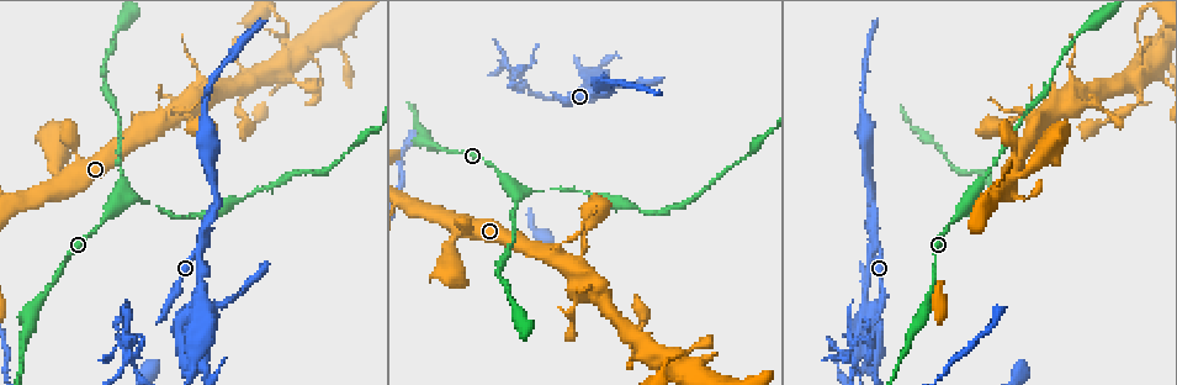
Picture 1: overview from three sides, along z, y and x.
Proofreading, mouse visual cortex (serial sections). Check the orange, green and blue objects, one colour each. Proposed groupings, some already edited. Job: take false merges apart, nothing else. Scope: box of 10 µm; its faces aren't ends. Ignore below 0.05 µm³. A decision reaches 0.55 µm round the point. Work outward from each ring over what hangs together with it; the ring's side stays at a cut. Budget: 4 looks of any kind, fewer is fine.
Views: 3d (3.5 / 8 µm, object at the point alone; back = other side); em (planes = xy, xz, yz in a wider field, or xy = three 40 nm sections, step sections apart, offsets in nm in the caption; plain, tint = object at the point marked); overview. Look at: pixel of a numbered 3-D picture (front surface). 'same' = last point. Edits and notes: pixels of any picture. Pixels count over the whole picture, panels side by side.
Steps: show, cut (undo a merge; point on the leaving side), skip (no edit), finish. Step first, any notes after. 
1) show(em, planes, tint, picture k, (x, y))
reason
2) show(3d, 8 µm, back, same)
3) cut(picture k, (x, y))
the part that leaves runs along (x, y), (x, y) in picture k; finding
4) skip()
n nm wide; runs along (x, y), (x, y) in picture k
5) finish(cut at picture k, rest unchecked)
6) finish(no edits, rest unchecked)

show(3d, 3.5 µm, picture 1, (550, 189))
sudden change in width

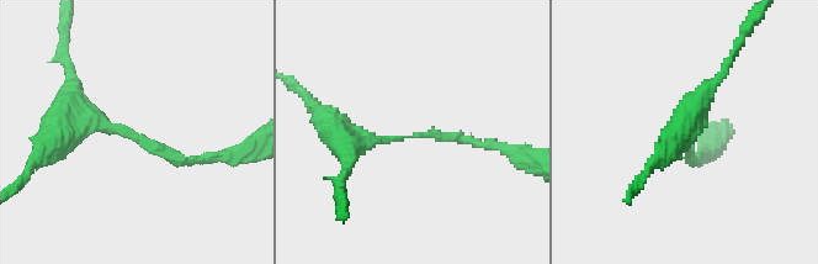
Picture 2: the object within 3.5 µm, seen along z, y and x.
show(em, planes, tint, picture 2, (406, 136))
arms of 150, 350 nm; shape alone is not enough

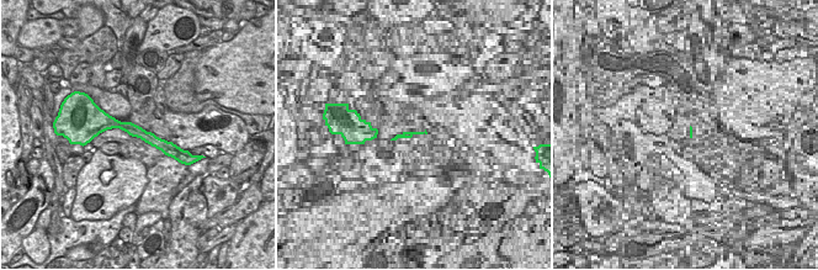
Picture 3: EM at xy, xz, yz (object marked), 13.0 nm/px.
skip()
runs along (99, 128), (127, 126), (173, 149) in picture 3; all the same cell

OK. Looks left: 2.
show(3d, 8 µm, picture 1, (866, 300))
sharp bend

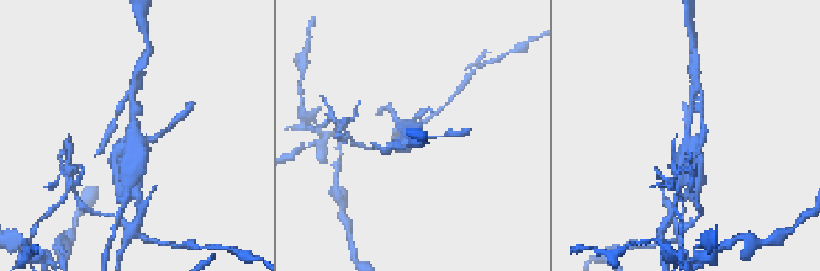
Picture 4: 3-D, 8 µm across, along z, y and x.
show(em, xy, step 2, tint, same)

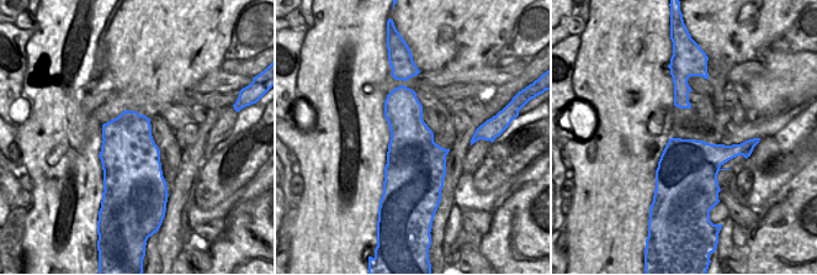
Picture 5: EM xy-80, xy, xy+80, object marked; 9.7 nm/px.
cut(picture 4, (139, 202))
two cells meet here

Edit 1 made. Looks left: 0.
finish(cut at picture 4, rest unchecked)

